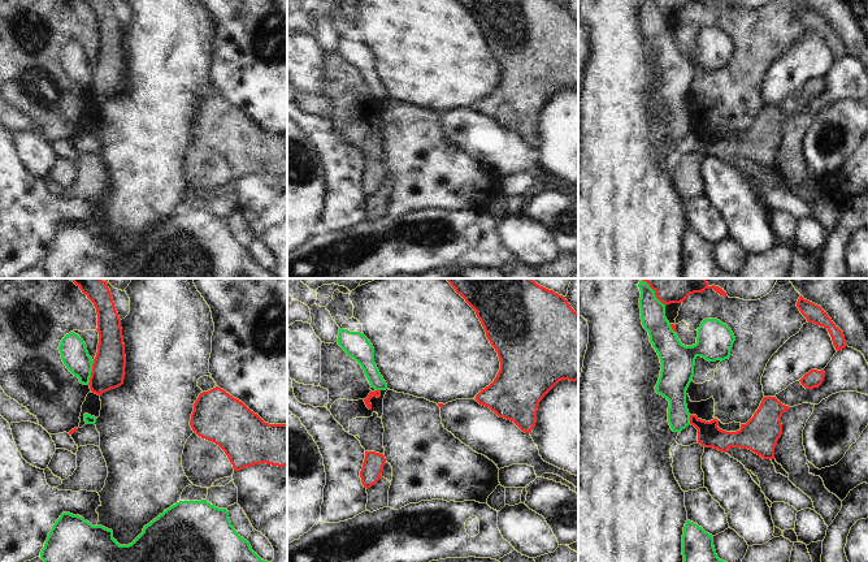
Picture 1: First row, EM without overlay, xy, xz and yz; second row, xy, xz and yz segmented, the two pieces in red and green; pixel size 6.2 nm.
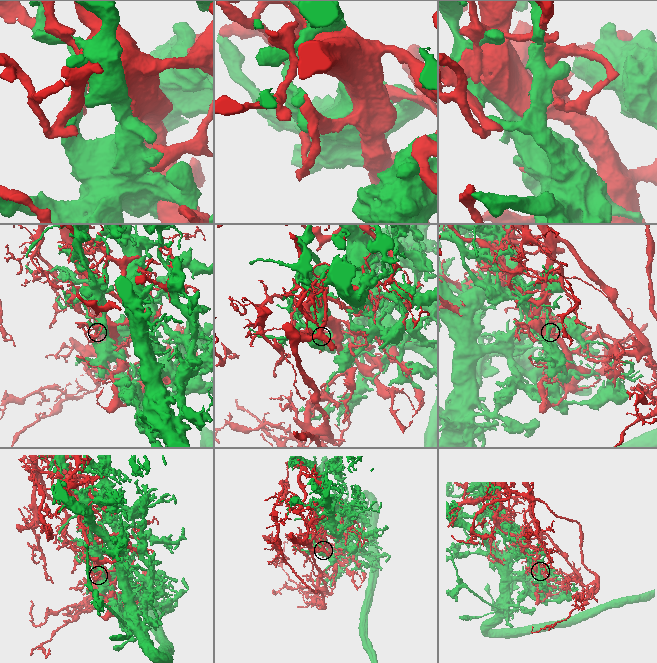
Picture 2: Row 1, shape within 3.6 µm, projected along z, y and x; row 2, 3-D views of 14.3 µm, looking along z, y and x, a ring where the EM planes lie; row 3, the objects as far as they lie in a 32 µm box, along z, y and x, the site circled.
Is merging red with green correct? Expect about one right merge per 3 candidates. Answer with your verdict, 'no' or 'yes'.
no

